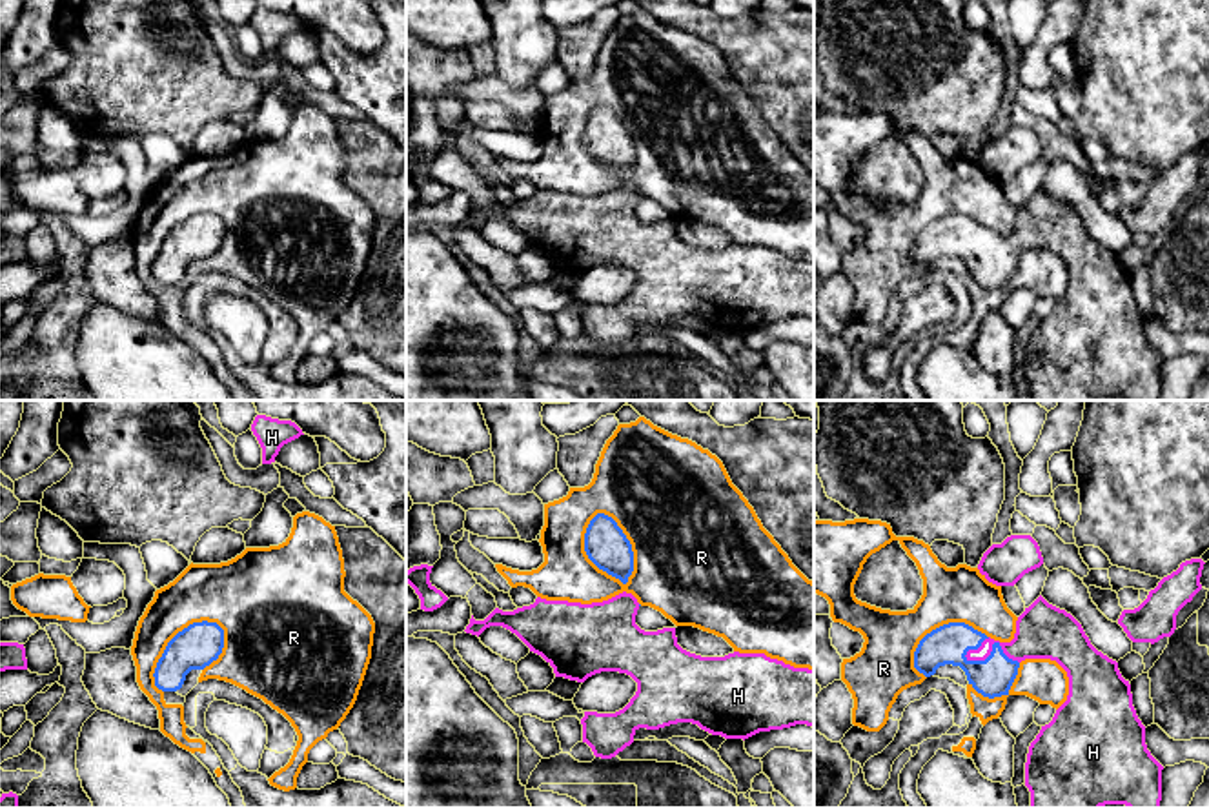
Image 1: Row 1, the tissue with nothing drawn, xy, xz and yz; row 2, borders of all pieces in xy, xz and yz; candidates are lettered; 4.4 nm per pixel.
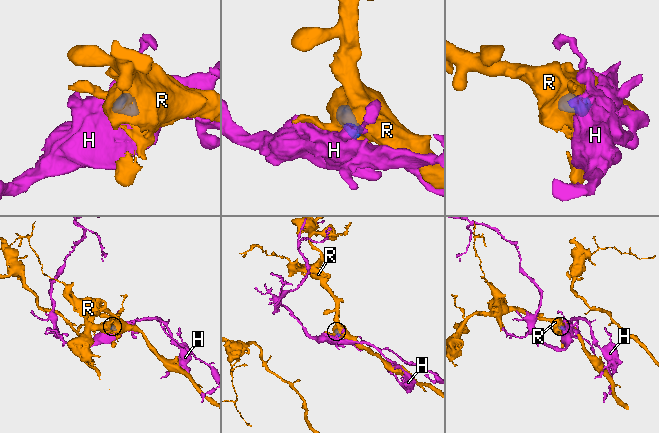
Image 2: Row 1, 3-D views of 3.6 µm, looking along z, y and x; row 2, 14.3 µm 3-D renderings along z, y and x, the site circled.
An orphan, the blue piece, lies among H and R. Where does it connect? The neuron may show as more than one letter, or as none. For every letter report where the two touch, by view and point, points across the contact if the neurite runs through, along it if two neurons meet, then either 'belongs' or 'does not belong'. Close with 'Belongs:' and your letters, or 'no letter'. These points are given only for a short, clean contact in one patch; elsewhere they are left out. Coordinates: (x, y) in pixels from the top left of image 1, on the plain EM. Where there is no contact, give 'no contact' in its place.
H: yz (993, 241) | across yz (993, 270), (993, 241), (1024, 239), (1042, 224) | belongs
R: xz (630, 137) | does not belong
Belongs: H

